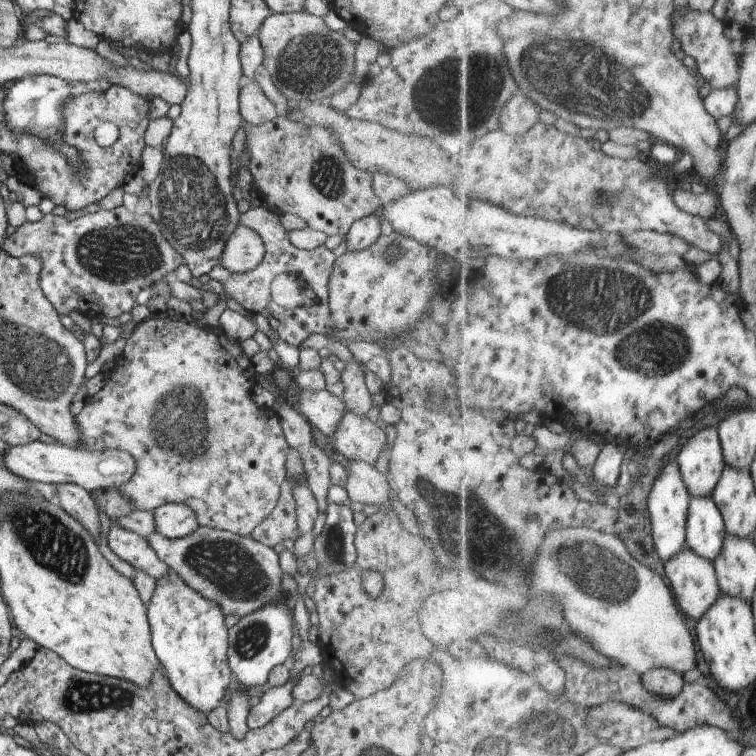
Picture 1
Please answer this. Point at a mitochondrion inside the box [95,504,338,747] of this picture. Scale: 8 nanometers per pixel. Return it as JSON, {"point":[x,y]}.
{"point":[230,568]}

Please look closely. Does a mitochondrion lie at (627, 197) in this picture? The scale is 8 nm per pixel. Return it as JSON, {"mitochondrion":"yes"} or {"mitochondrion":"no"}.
{"mitochondrion":"yes"}

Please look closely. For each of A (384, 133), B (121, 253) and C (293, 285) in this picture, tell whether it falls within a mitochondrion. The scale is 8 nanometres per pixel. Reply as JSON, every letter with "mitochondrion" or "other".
{"A":"other","B":"mitochondrion","C":"mitochondrion"}

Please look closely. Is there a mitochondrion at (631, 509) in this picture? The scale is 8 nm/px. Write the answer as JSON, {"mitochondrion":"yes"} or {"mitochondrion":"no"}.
{"mitochondrion":"no"}

